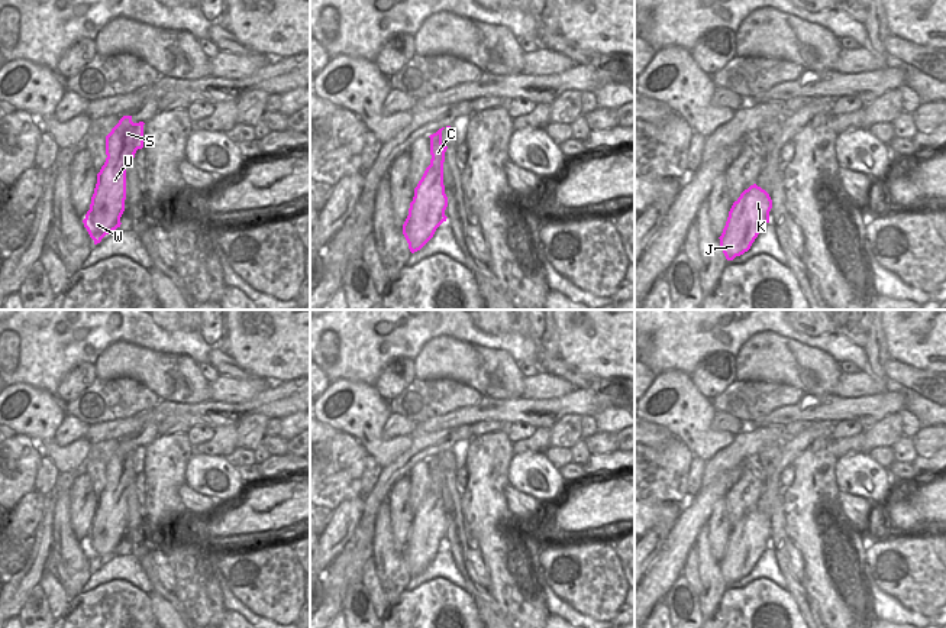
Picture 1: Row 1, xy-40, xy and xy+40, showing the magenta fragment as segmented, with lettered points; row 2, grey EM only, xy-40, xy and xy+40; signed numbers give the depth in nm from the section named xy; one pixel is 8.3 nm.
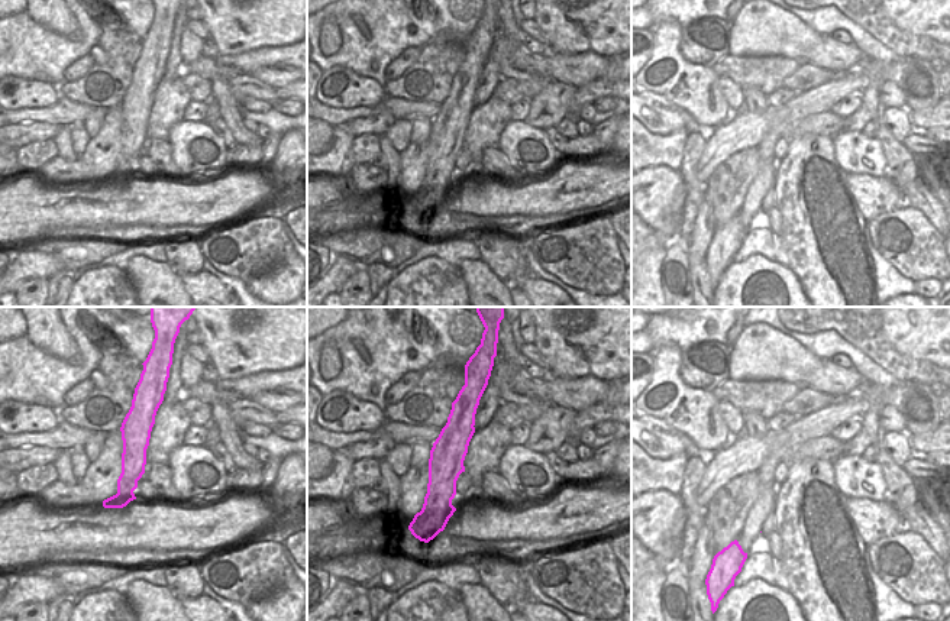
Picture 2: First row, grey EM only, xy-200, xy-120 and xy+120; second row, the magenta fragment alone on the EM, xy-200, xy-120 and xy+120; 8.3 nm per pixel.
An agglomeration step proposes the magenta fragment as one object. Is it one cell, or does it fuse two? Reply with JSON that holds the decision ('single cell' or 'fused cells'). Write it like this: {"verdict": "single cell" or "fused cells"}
{"verdict": "single cell"}

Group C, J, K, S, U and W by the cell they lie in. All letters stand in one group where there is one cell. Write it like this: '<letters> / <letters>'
C J K S U W

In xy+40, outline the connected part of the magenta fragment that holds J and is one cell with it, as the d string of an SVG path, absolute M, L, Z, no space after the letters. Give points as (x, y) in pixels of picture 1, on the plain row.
M756 508L740 518L733 527L723 557L719 561L727 585L733 585L750 573L763 550L769 547L771 532L769 518Z

